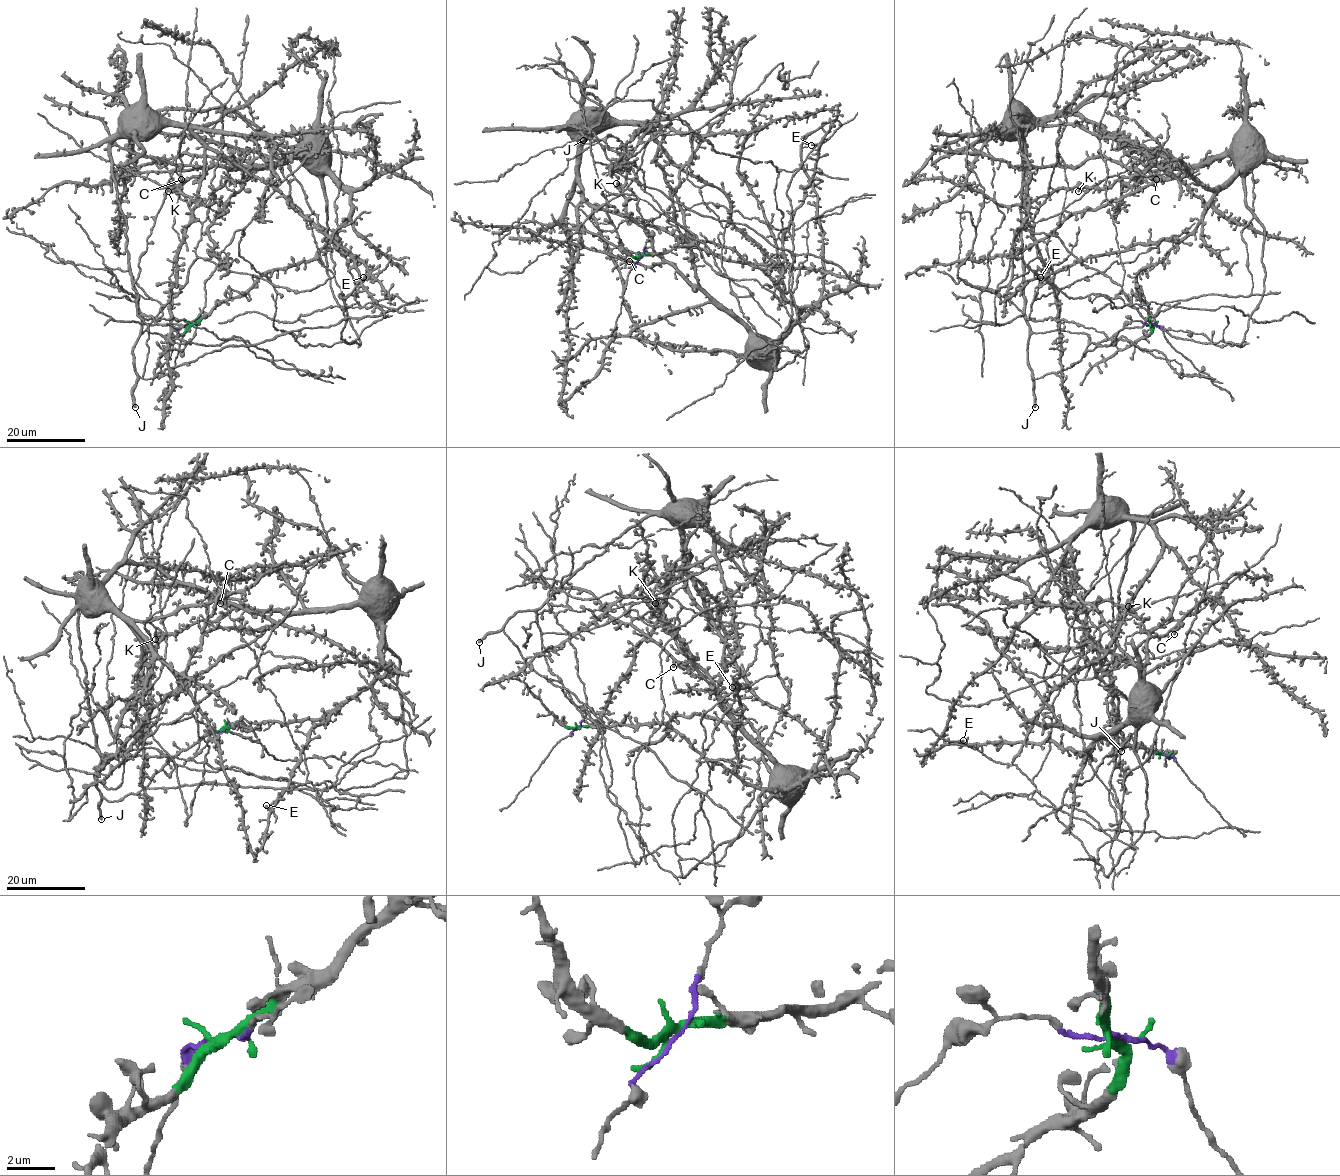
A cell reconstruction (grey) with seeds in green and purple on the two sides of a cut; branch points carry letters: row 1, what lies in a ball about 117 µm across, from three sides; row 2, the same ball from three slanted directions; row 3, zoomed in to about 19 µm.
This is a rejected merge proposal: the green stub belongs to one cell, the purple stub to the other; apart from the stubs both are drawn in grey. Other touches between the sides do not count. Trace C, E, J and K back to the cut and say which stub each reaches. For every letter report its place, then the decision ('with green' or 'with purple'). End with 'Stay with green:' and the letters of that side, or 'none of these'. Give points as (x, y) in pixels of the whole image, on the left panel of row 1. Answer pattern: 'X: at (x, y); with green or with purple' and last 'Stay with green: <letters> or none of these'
C: at (181, 179); with green
E: at (363, 277); with green
J: at (135, 407); with purple
K: at (168, 191); with green
Stay with green: C, E, K

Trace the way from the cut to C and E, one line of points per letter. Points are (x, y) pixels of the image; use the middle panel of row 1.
C: (639, 257), (693, 242), (733, 247), (763, 270), (798, 317), (776, 341), (760, 340), (668, 263), (630, 261)
E: (639, 257), (711, 241), (733, 247), (775, 284), (783, 270), (783, 236), (814, 173), (818, 146), (811, 145)

